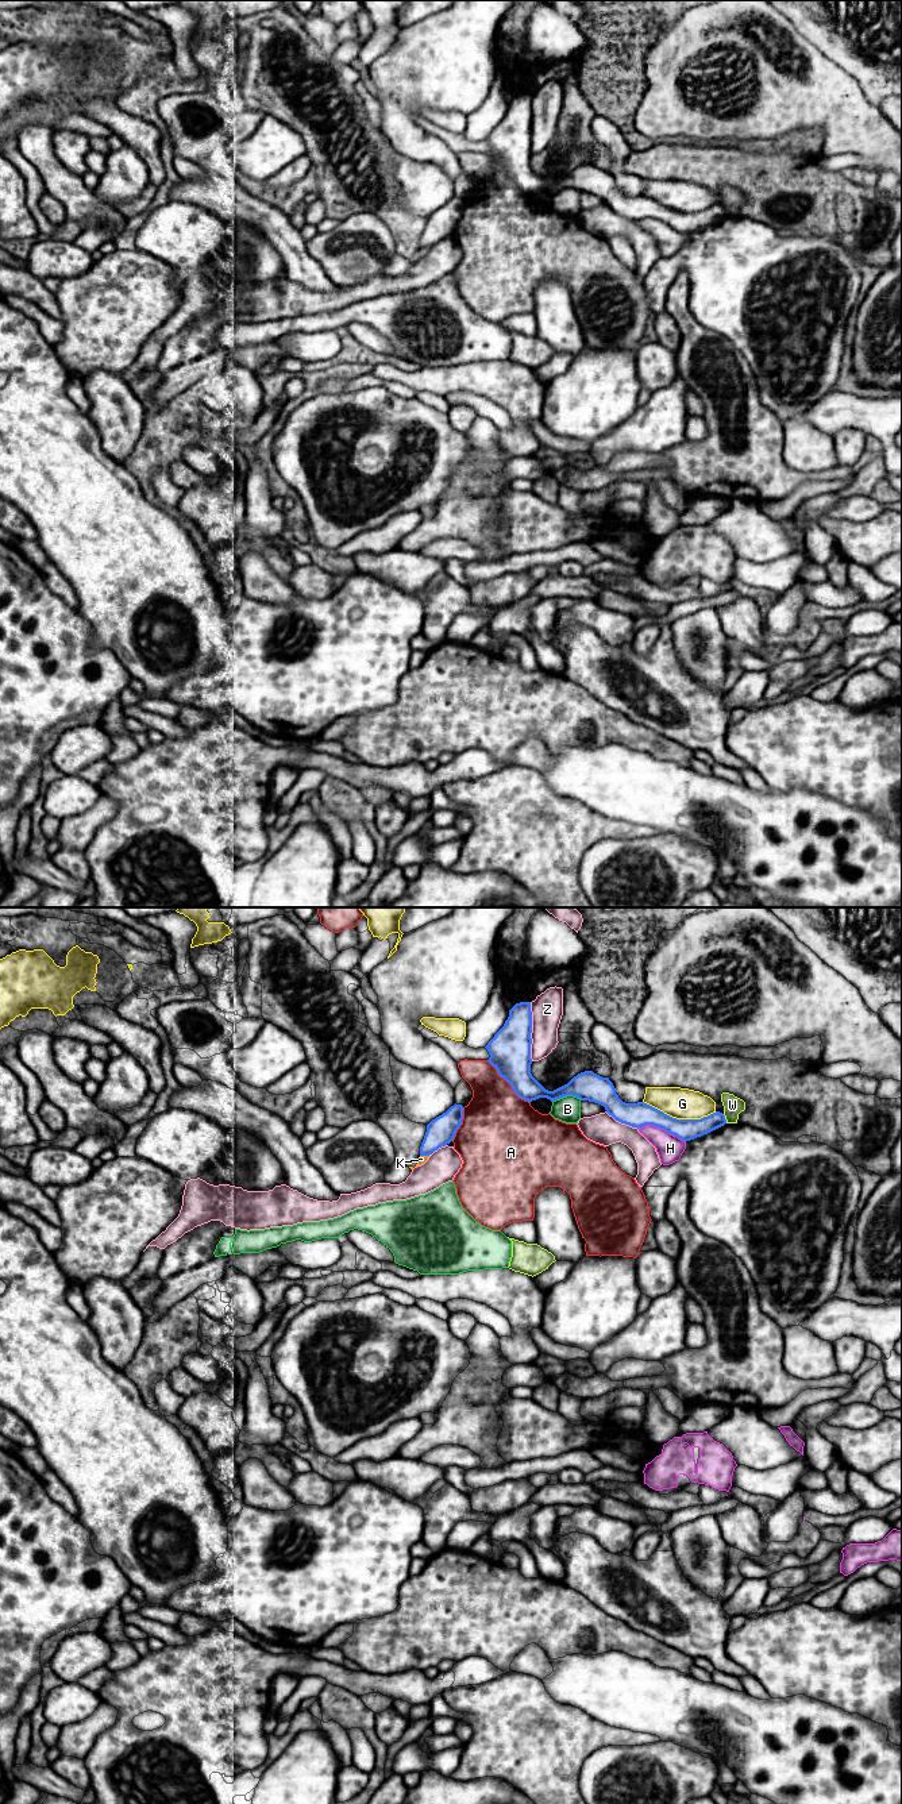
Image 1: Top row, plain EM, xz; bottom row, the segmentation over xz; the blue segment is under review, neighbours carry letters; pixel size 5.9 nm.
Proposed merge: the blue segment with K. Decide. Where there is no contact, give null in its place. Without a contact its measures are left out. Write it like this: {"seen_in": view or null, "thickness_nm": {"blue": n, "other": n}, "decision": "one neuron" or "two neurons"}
{"seen_in": "xz", "thickness_nm": {"blue": 160, "other": 50}, "decision": "two neurons"}

